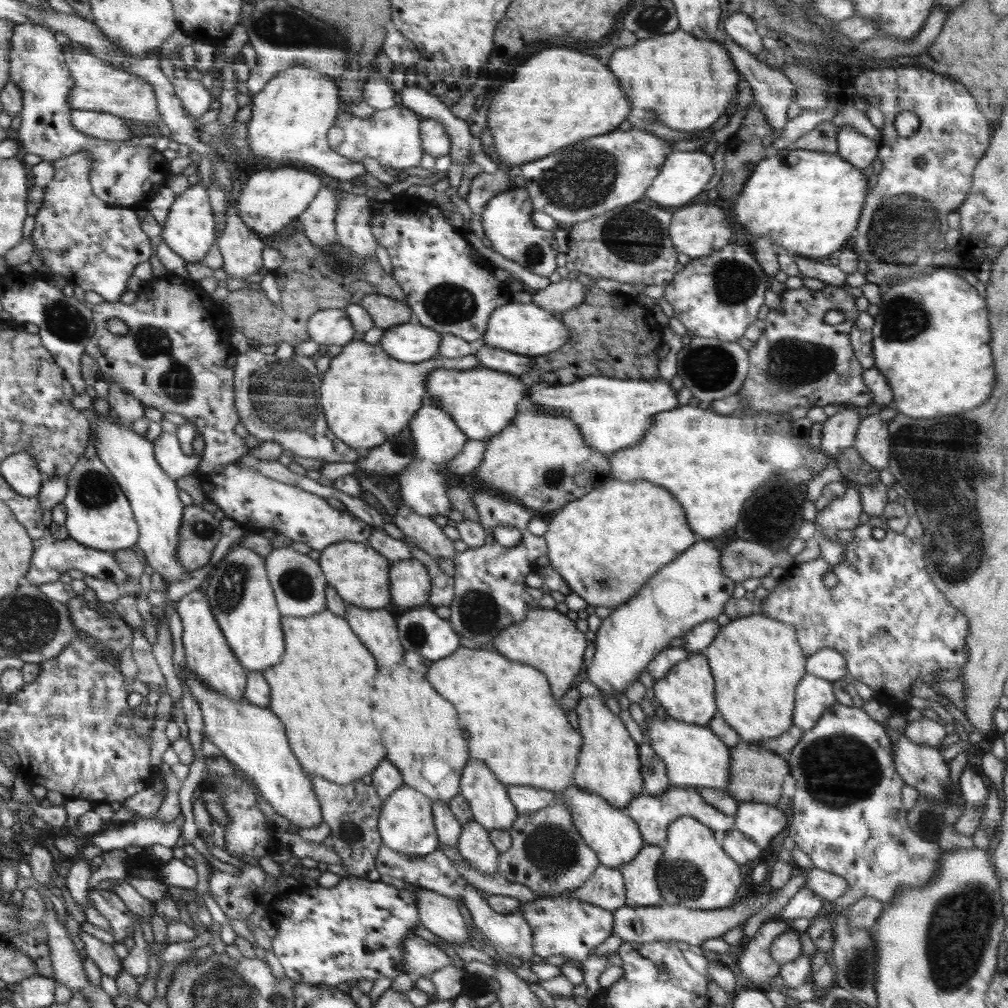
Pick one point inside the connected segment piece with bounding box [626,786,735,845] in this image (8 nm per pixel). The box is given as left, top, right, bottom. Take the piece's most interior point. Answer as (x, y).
(654, 813)

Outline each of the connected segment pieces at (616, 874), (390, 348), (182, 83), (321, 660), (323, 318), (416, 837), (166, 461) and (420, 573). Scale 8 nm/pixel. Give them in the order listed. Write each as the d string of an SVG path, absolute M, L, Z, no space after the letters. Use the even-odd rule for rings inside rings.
M598 865L592 876L576 890L559 894L562 897L577 898L612 912L627 905L625 884L619 869Z
M412 321L385 329L377 342L396 360L422 362L440 350L442 334Z
M175 78L171 81L176 97L182 106L196 119L206 114L210 109L213 97L202 82L188 78Z
M327 608L325 611L319 612L317 615L298 617L287 616L282 619L285 632L285 654L282 655L281 662L276 666L265 668L262 671L262 676L268 682L271 688L270 704L269 708L280 717L285 723L285 731L288 733L289 744L292 746L294 756L301 761L302 768L305 772L310 772L322 778L340 784L346 785L354 783L354 781L361 780L366 775L371 775L371 772L384 760L384 746L382 746L382 738L380 738L380 732L376 732L374 728L374 722L372 722L372 700L370 700L370 694L372 694L372 686L374 686L374 676L376 676L376 657L372 656L366 648L364 648L364 642L358 640L357 634L354 634L352 626L345 617L339 617L337 613L330 612Z
M342 309L318 311L310 318L307 327L312 340L324 346L344 346L352 342L356 332L352 319Z
M403 785L383 802L377 824L381 841L388 848L394 849L406 856L424 856L436 851L438 840L432 822L430 797L418 789Z
M162 431L155 441L155 456L161 467L174 480L190 475L200 466L199 454L186 455L176 435Z
M414 558L392 562L391 580L394 608L406 611L428 605L432 580L421 562Z

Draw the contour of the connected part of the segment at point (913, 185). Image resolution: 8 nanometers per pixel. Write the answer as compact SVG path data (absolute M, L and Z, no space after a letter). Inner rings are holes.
M888 66L867 69L855 79L856 90L864 96L869 106L875 106L882 112L885 125L881 129L882 141L879 143L877 159L883 169L877 174L876 186L867 194L856 228L858 236L850 245L868 266L868 283L878 285L888 275L903 279L921 276L922 270L944 245L944 235L949 229L947 216L956 211L962 201L966 200L965 196L970 194L973 172L990 146L992 127L962 84L928 69ZM900 112L913 112L918 117L918 128L910 136L898 136L894 128L894 118Z

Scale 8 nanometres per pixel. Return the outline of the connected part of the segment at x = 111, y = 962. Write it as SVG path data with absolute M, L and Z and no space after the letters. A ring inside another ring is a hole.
M83 929L78 936L84 942L87 958L92 959L104 975L116 980L116 976L120 974L123 965L121 964L122 960L114 953L112 945L86 933Z

